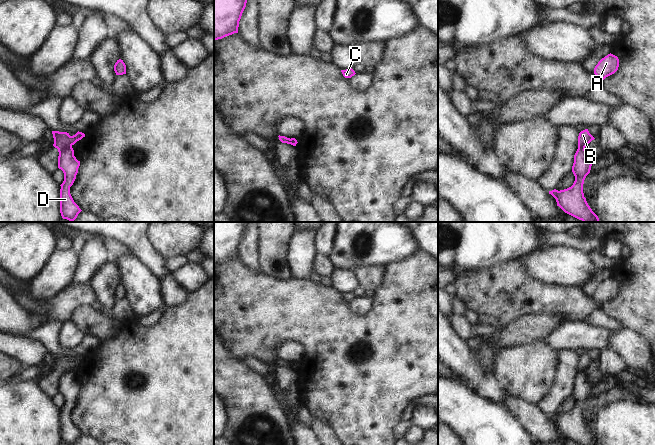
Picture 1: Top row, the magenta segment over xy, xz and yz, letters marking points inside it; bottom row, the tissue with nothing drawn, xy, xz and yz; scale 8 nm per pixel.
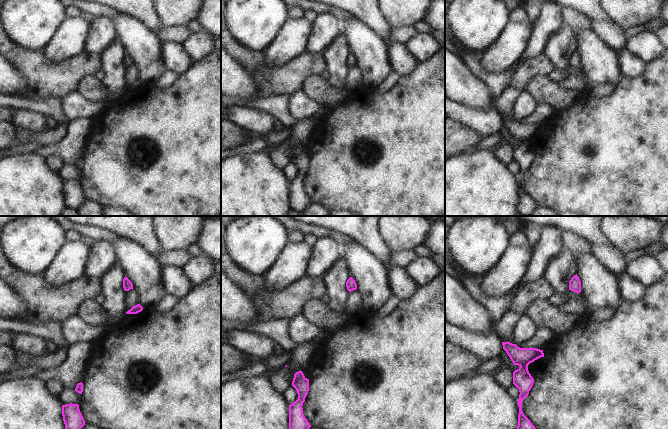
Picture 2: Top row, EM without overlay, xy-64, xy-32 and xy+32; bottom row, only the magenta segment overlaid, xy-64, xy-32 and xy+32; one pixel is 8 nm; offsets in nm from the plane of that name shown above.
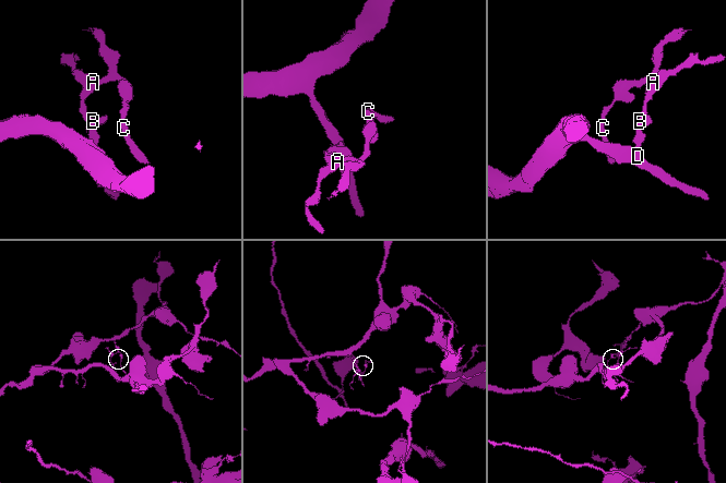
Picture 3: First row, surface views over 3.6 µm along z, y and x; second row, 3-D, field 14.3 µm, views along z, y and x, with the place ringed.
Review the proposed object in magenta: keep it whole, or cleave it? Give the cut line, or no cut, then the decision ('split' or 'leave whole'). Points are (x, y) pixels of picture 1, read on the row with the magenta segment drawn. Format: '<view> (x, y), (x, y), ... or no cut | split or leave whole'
xy (71, 146), (65, 147), (59, 153) | split

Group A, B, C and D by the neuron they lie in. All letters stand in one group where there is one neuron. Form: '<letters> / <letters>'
A B C / D

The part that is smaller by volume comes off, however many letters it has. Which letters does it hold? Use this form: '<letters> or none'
A, B, C

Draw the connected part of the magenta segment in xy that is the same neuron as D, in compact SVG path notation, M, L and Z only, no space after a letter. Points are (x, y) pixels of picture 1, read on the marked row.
M67 147L59 153L58 168L64 173L64 181L60 185L60 213L63 219L69 221L74 221L82 211L70 194L70 187L76 179L79 166L80 161L74 156L72 147Z

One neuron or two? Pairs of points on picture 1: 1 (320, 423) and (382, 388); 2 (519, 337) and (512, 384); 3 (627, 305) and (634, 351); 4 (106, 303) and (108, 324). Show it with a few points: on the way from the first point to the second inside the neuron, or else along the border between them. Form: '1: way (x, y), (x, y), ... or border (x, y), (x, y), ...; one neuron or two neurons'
1: border (314, 417), (322, 417), (336, 434); two neurons
2: border (541, 340), (507, 346), (496, 353); two neurons
3: border (625, 327), (637, 332), (644, 338); two neurons
4: border (99, 310), (108, 317); two neurons

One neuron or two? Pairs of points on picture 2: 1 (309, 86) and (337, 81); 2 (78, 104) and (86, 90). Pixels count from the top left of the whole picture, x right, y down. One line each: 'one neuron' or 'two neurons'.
1: two neurons
2: two neurons

